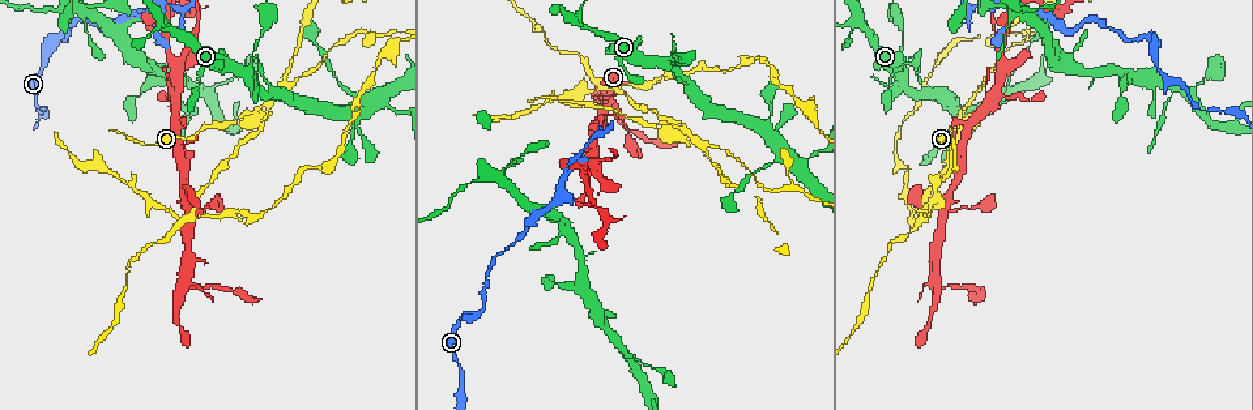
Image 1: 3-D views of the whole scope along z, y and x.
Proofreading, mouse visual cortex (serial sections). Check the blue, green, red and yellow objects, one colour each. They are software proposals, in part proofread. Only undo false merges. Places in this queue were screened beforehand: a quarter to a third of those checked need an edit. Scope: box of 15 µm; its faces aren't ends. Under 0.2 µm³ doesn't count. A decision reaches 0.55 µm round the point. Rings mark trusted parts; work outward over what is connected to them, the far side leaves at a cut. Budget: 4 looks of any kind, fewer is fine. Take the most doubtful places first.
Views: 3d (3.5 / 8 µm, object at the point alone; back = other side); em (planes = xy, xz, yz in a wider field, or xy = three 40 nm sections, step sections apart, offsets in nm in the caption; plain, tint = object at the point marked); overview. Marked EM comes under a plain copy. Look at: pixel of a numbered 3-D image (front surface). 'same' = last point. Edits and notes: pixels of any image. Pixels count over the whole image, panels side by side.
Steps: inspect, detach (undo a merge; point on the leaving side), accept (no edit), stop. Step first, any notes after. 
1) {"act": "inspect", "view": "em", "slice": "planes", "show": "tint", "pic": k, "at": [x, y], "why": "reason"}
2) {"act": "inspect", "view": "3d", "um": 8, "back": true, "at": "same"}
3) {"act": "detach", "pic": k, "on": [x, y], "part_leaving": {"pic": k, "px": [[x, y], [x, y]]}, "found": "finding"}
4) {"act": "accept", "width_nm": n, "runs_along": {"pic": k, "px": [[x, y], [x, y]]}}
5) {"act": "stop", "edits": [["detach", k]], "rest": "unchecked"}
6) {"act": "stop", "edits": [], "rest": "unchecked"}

{"act": "inspect", "view": "3d", "um": 3.5, "pic": 1, "at": [788, 149], "why": "side arm on a straight run"}

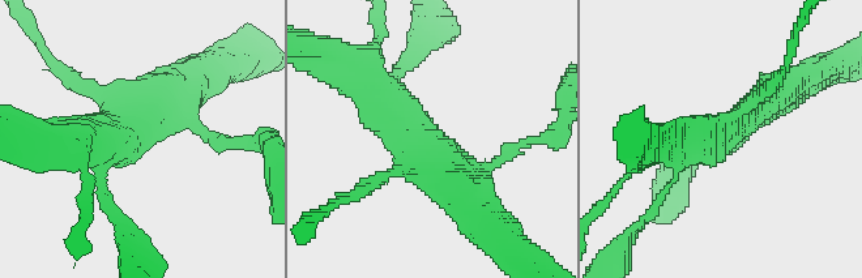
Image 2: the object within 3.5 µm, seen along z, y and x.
{"act": "inspect", "view": "em", "slice": "xy", "step": 3, "show": "tint", "pic": 2, "at": [123, 128], "why": "need the tissue"}

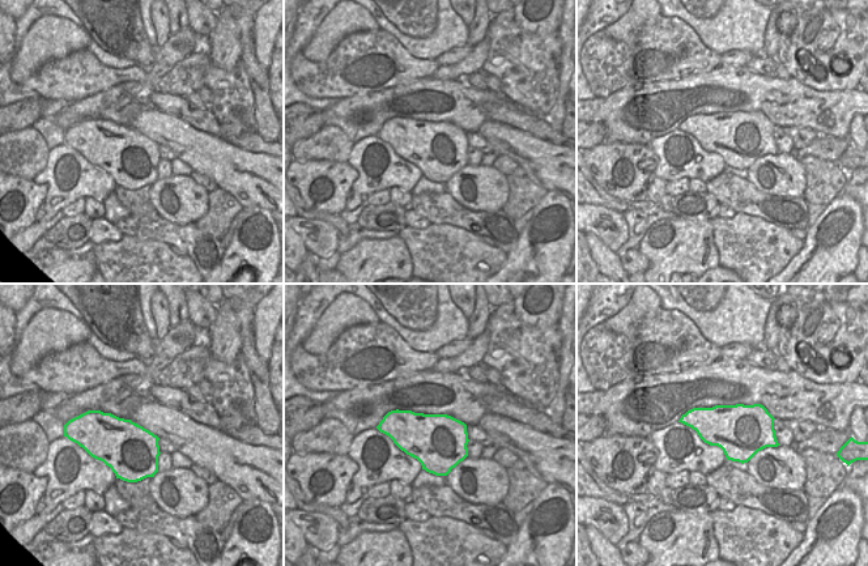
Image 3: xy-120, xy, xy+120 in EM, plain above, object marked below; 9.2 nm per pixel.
{"act": "accept", "width_nm": 500, "runs_along": {"pic": 2, "px": [[362, 76], [439, 150], [462, 193]]}, "found": "one cell here"}

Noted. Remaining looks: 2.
{"act": "inspect", "view": "3d", "um": 3.5, "pic": 1, "at": [936, 280], "why": "abrupt turn"}

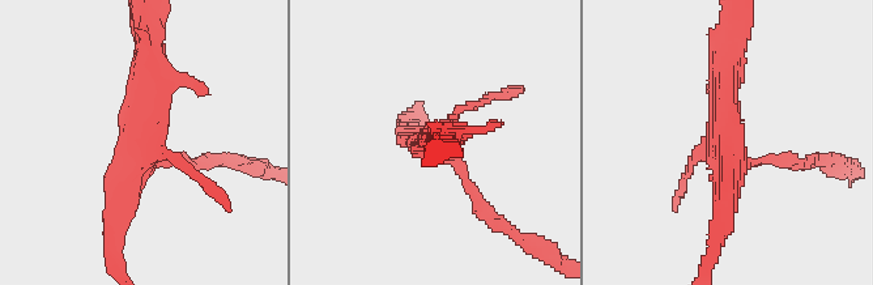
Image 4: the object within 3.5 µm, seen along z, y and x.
{"act": "inspect", "view": "em", "slice": "planes", "show": "tint", "pic": 4, "at": [149, 141], "why": "need the tissue"}

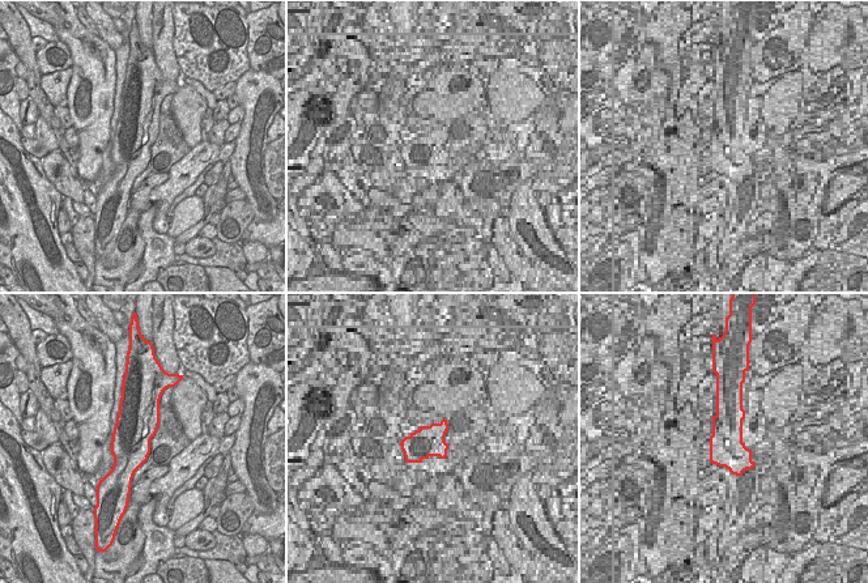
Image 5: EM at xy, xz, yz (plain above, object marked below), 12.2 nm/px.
{"act": "accept", "runs_along": {"pic": 4, "px": [[729, 49], [723, 145], [736, 161], [783, 161]]}, "found": "continuous, no second cell"}

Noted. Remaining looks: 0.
{"act": "stop", "edits": [], "rest": "unchecked"}

